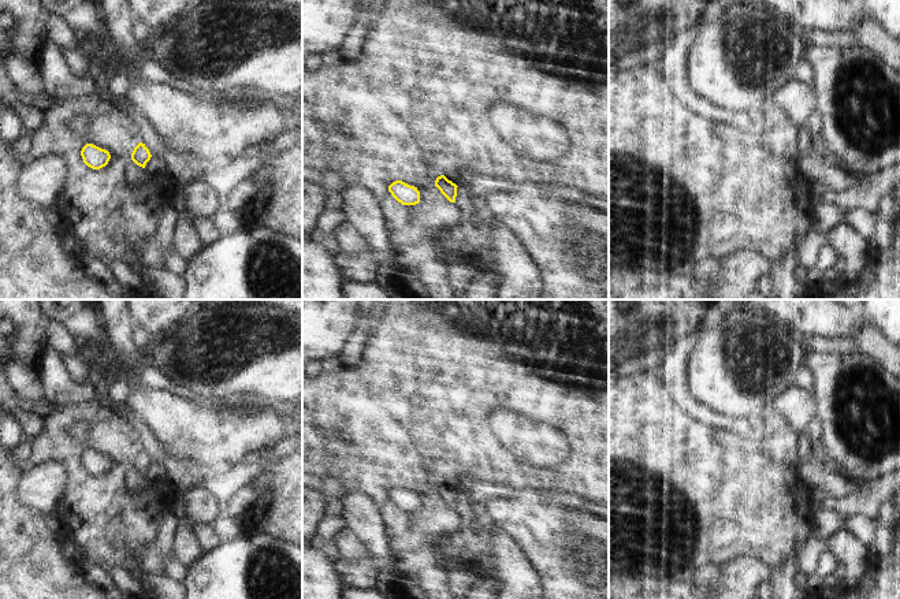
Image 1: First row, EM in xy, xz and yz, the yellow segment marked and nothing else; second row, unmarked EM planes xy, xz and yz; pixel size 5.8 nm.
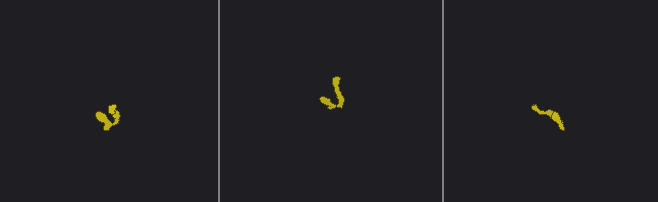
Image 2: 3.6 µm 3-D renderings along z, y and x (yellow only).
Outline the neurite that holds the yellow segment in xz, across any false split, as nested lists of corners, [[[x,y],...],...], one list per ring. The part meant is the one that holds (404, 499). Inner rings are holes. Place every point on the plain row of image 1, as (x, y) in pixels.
[[[395,487],[388,492],[391,502],[402,511],[416,511],[420,509],[420,498],[402,487]]]

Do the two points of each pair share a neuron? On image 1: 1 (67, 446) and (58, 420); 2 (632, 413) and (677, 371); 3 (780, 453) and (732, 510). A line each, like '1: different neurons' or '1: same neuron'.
1: same neuron
2: different neurons
3: different neurons

